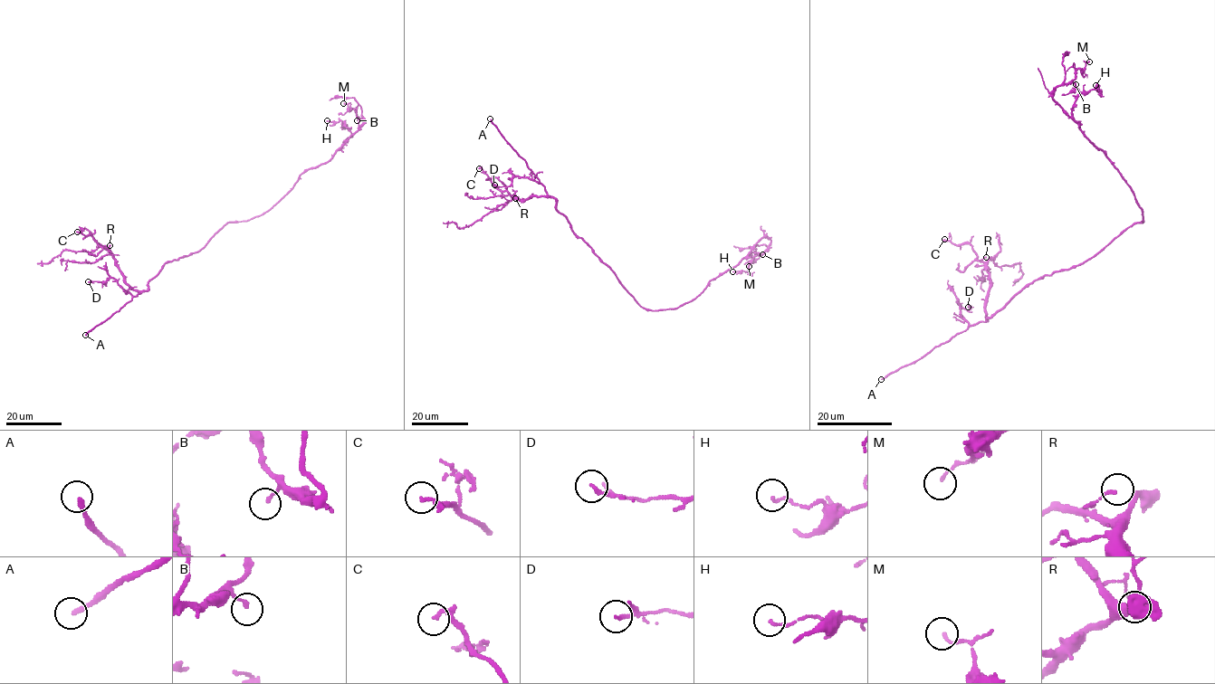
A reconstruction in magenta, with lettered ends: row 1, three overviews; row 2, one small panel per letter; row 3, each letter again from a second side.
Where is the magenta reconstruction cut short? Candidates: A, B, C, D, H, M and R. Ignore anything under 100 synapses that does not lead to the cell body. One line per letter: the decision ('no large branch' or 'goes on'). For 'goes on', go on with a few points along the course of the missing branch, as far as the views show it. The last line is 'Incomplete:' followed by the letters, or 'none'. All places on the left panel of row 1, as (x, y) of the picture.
A: goes on; course (85, 335), (75, 348), (68, 344), (95, 346), (100, 342)
B: no large branch
C: no large branch
D: no large branch
H: no large branch
M: no large branch
R: no large branch
Incomplete: A

